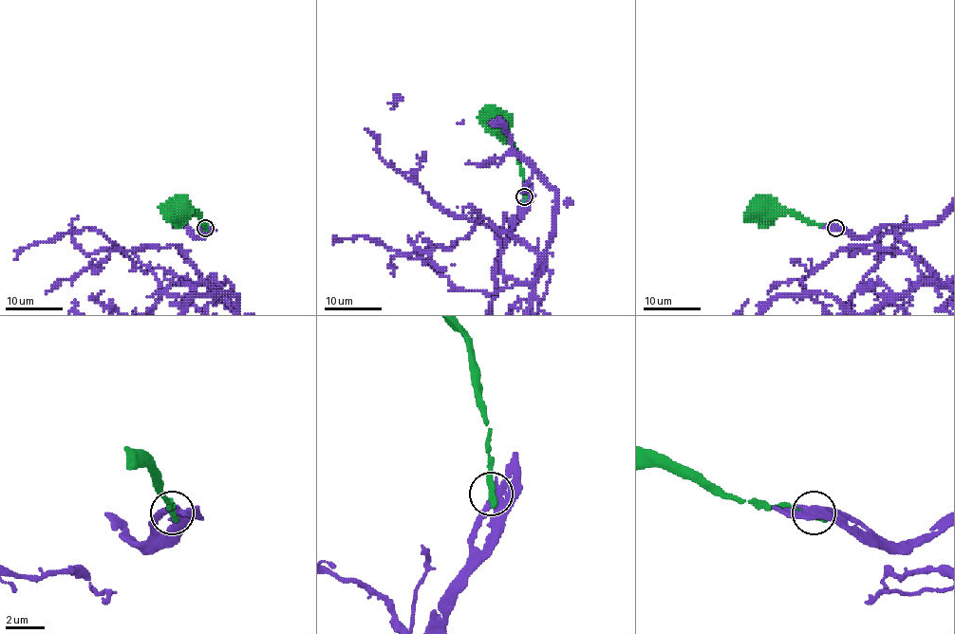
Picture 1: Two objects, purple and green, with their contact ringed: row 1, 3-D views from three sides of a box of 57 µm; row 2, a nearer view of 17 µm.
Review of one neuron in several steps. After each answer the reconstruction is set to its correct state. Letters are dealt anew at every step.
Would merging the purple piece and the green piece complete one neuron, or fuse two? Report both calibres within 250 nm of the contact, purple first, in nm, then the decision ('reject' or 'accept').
550/400 nm | reject

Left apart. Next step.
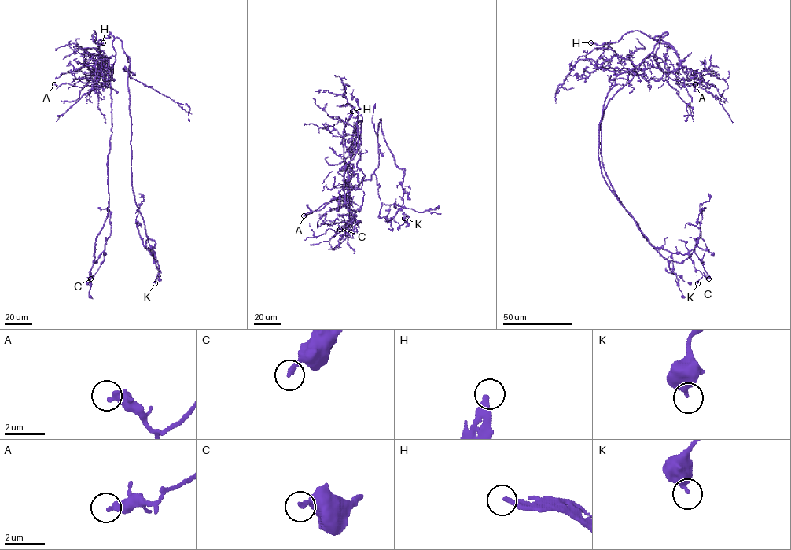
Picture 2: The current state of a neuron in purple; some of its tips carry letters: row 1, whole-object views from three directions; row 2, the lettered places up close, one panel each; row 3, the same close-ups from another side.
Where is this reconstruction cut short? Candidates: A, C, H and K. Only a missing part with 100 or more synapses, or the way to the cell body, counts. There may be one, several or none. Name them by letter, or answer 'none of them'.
H

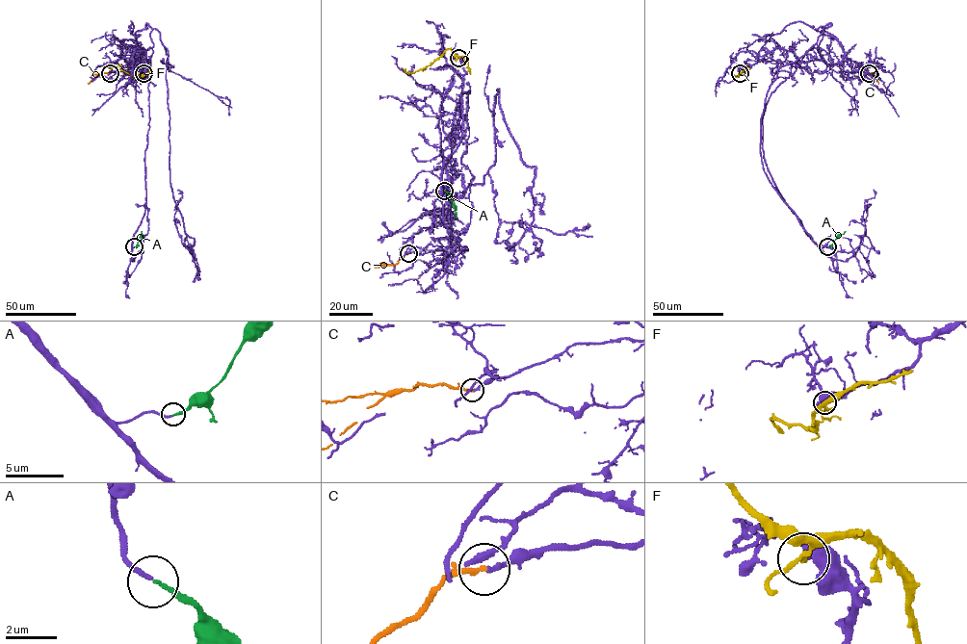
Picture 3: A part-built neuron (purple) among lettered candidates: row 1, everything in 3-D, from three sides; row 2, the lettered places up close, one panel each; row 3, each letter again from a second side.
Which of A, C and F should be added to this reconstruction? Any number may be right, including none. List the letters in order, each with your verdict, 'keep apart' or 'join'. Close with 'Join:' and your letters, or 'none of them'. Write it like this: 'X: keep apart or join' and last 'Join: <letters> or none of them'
A: join
C: join
F: keep apart
Join: A, C

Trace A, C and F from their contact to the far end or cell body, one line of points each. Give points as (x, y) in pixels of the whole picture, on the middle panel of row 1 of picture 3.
A: (444, 191), (454, 202), (456, 218)
C: (408, 253), (397, 263), (375, 268)
F: (458, 58), (448, 48), (430, 64), (408, 73), (405, 69)

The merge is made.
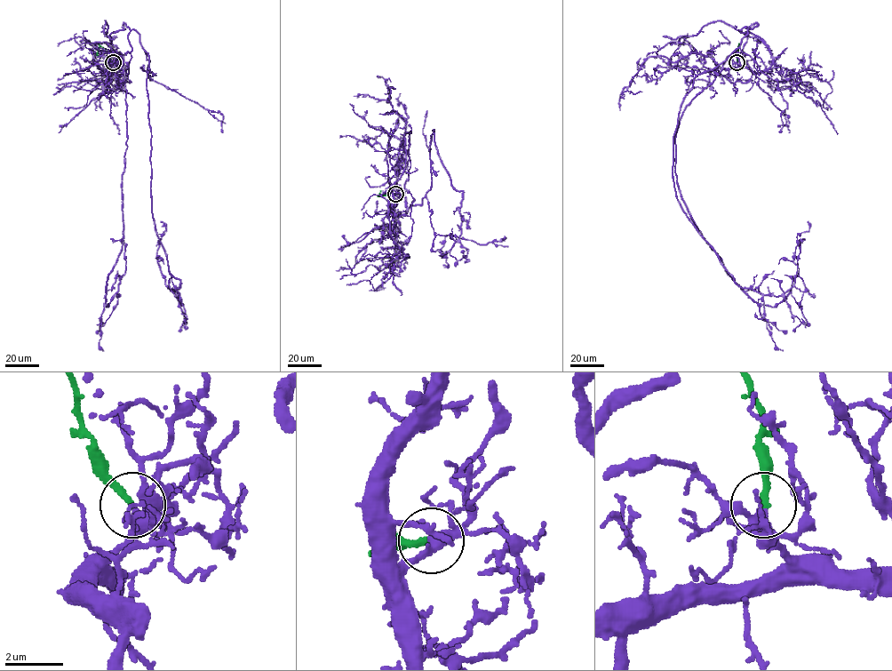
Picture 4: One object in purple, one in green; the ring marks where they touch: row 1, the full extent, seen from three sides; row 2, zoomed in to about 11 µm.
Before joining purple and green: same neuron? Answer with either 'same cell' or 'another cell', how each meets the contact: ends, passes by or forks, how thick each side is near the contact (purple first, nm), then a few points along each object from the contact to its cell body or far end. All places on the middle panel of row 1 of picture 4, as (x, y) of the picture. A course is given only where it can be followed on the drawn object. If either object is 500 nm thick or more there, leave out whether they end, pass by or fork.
same cell; purple forks there; green ends there; 280 nm thick on the purple side, 240 nm on the other; purple runs (395, 194), (396, 230), (396, 200), (406, 214), (430, 189), (434, 130), (463, 191), (443, 265); green runs (395, 194), (381, 195), (380, 190)

